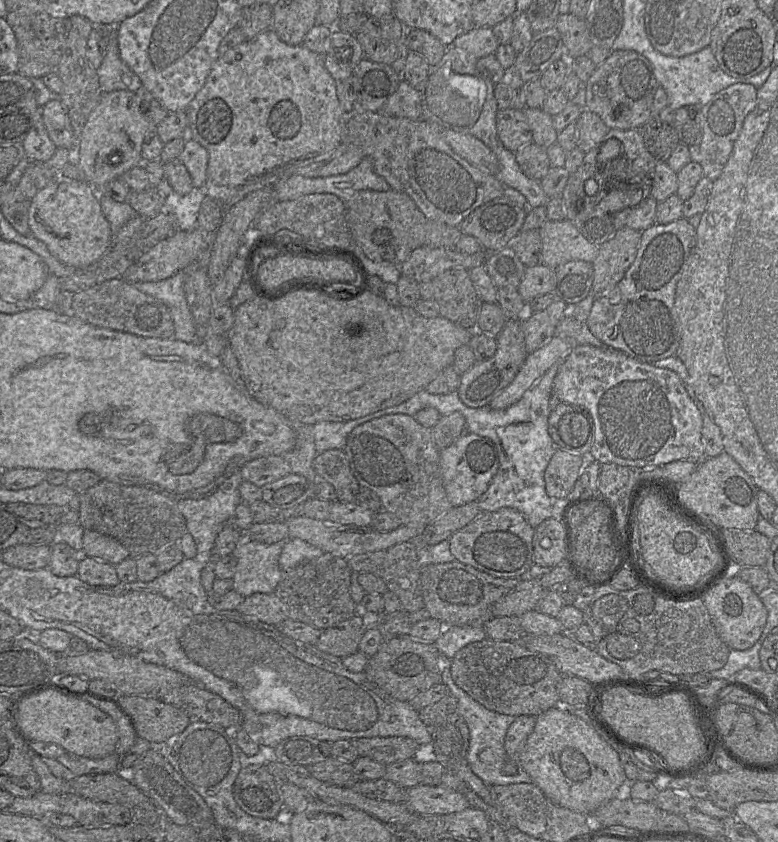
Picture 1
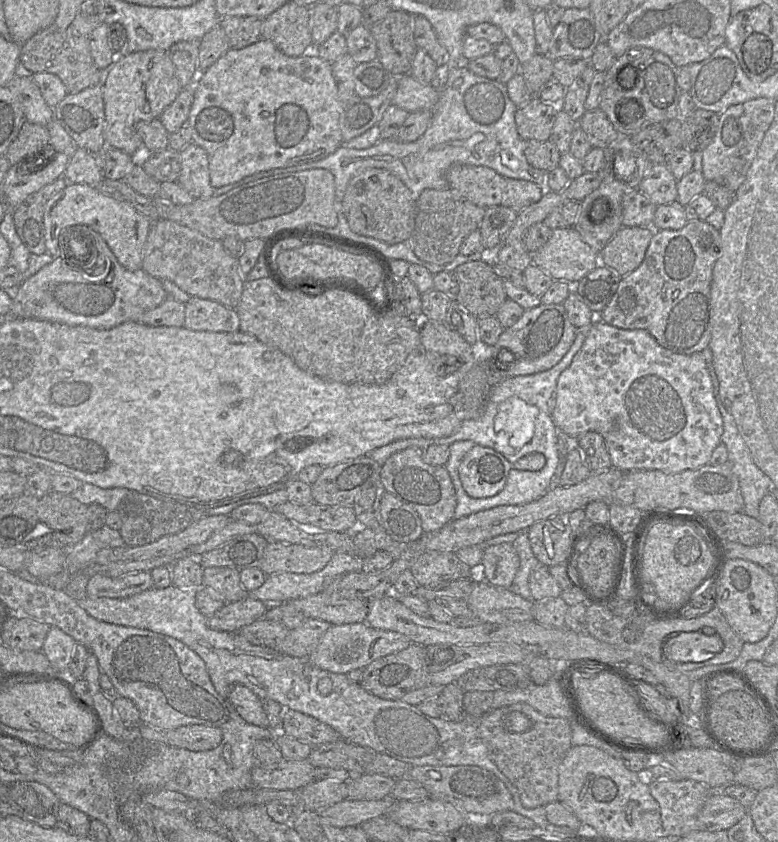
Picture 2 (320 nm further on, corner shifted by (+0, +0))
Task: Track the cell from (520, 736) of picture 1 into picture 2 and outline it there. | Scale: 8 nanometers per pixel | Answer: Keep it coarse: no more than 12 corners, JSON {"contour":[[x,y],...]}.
{"contour":[[519,702],[476,724],[524,807],[558,801],[568,720]]}

